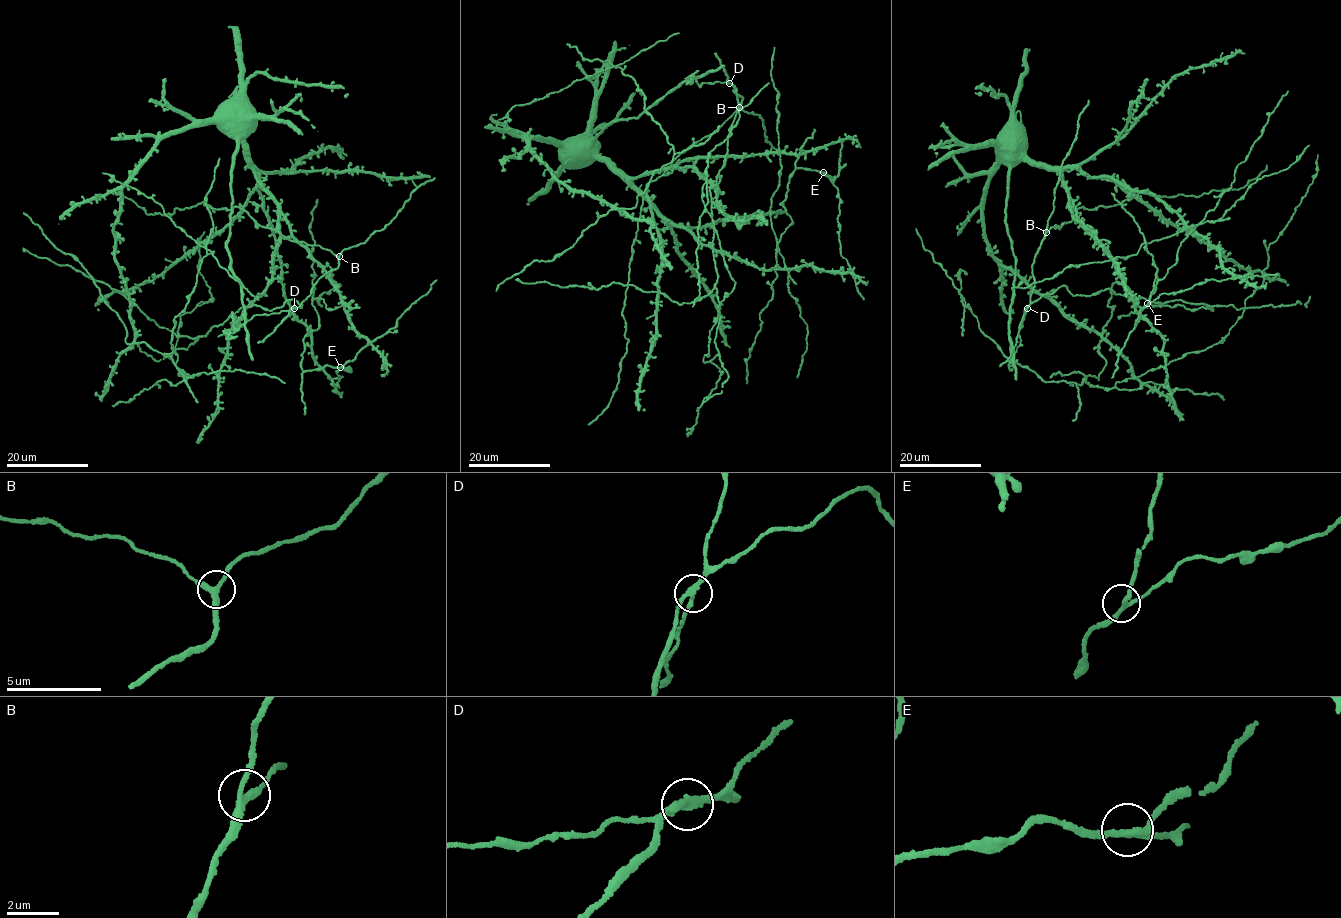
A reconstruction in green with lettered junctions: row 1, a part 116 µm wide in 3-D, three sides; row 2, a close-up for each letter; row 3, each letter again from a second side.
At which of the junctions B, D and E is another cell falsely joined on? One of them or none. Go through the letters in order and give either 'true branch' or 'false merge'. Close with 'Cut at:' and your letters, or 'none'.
B: true branch
D: false merge
E: true branch
Cut at: D

